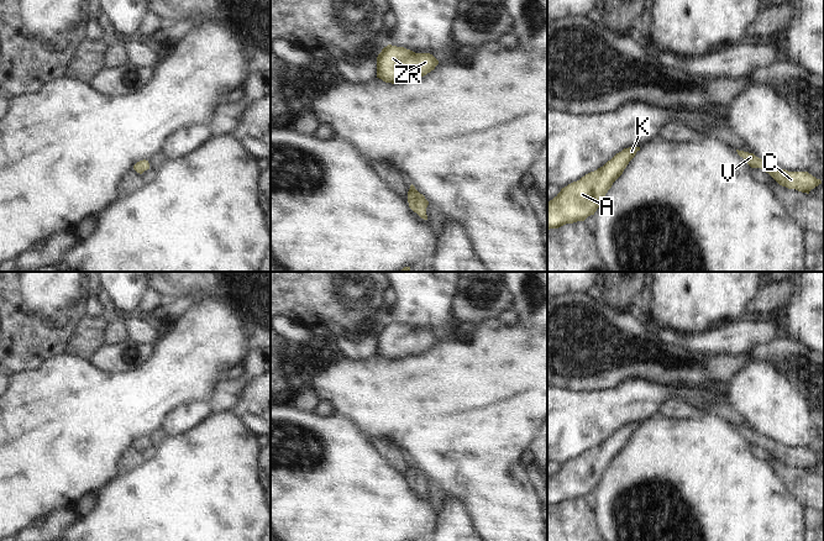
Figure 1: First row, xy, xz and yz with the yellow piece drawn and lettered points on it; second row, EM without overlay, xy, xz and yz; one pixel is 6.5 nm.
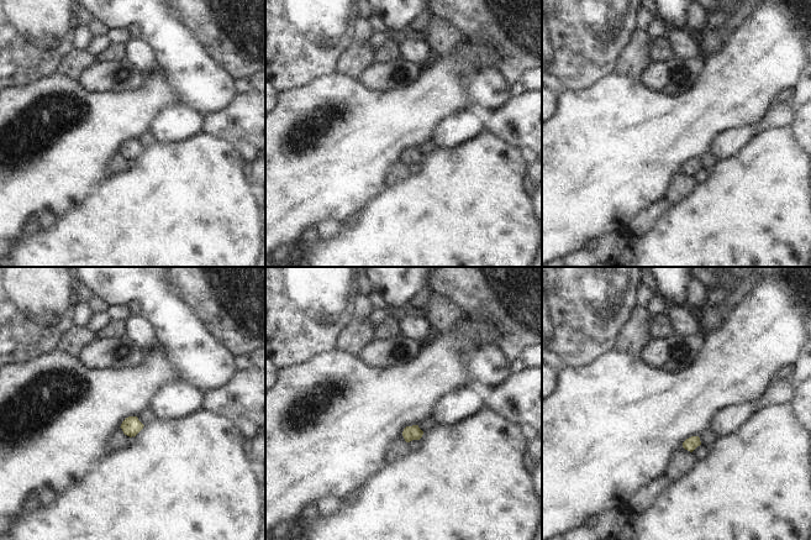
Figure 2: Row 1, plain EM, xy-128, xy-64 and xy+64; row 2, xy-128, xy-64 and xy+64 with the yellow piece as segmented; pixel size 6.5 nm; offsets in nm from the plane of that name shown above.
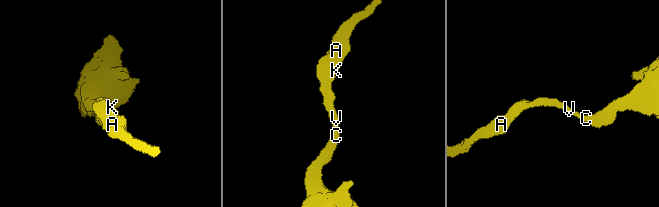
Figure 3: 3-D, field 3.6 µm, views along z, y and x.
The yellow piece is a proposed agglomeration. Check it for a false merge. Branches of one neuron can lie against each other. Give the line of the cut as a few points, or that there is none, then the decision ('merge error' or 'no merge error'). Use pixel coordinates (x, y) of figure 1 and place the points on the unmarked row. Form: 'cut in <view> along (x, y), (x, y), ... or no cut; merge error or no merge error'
no cut; no merge error

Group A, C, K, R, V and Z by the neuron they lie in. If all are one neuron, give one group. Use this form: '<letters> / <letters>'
A C K R V Z

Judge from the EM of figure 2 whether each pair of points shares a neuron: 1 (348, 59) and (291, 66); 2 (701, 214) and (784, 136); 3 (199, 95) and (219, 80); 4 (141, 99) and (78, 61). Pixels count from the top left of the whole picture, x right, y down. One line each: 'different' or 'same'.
1: different
2: same
3: same
4: different

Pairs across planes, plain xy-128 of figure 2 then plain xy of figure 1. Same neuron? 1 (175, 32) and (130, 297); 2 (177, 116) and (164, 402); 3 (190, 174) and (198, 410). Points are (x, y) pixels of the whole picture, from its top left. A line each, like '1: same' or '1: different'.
1: same
2: different
3: different

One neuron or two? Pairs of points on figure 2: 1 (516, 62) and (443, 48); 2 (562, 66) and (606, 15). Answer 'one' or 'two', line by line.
1: two
2: one

